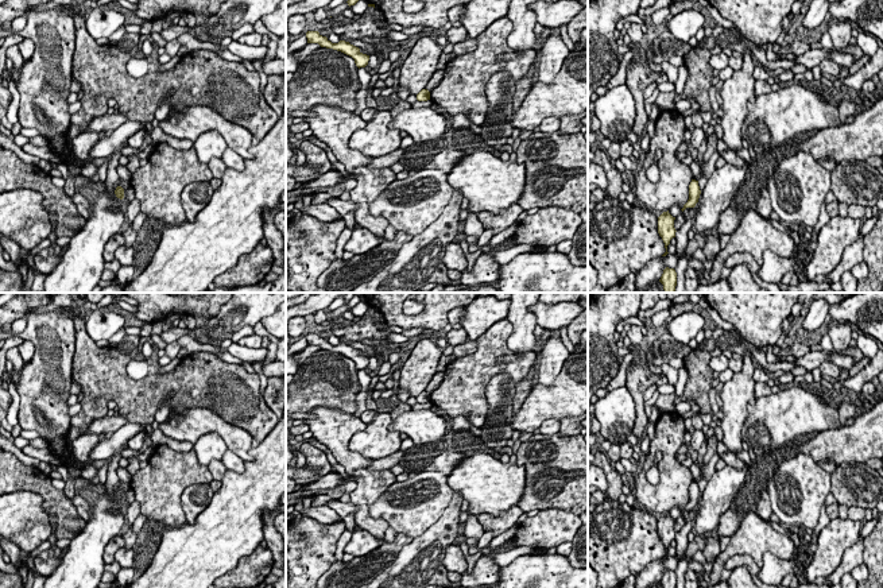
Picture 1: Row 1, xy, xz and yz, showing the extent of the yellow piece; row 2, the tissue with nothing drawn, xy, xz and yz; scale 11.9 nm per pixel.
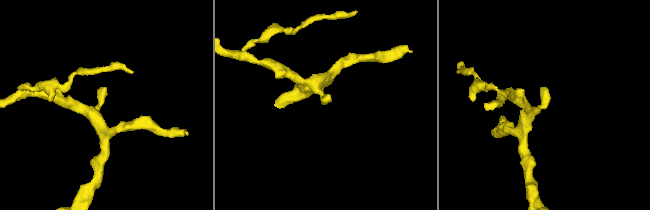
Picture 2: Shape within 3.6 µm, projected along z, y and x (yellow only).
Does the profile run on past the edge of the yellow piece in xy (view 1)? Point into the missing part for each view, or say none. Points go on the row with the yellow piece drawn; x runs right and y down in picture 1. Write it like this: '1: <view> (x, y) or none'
1: none

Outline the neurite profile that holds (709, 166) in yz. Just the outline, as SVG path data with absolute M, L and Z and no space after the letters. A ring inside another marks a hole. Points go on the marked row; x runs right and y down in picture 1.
M716 148L708 162L704 162L704 160L702 160L704 174L702 174L702 177L698 179L698 186L700 186L700 190L701 190L701 192L704 190L708 179L710 178L712 173L714 171L714 169L716 169L716 162L717 162L719 158L720 158L720 154L719 154L719 151L717 151L717 148Z

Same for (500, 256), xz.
M518 244L506 251L481 251L481 255L489 254L499 264L507 264L518 255L531 252L532 248L530 244Z

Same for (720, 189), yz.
M747 162L741 169L729 163L714 169L697 202L698 210L694 218L698 233L716 229L720 214L729 208L745 177L747 169Z

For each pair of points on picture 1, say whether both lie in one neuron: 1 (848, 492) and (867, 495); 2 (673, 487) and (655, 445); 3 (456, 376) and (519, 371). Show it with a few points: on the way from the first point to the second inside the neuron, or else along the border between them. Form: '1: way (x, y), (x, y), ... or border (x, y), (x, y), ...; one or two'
1: way (852, 492), (863, 492); one
2: way (673, 476), (667, 467), (666, 452); one
3: way (472, 372), (481, 366), (503, 366); one

